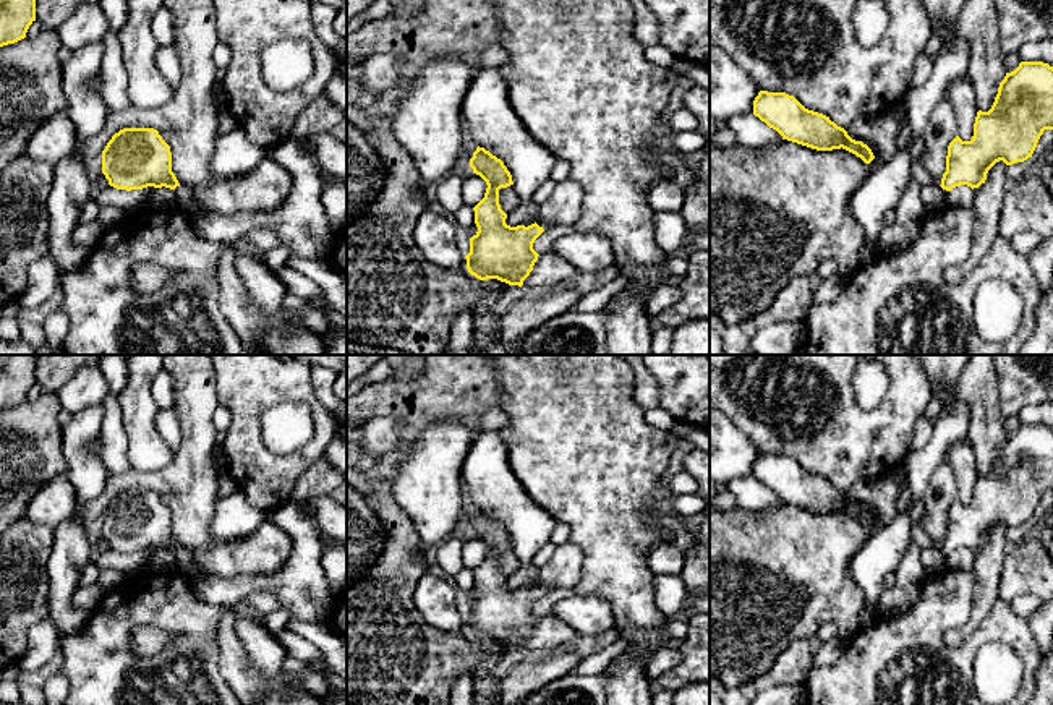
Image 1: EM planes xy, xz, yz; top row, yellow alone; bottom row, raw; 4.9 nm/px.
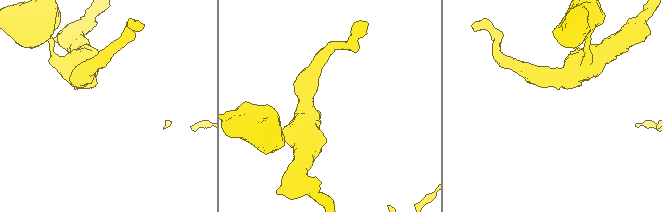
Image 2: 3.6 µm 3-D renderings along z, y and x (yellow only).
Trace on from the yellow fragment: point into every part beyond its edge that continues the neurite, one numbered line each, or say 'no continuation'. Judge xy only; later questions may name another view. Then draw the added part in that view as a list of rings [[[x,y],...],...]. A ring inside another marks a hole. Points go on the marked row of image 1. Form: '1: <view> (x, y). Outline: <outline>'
1: xy (183, 195). Outline: [[[180,185],[175,190],[177,199],[178,199],[178,207],[188,214],[193,220],[198,219],[199,216],[206,214],[207,211],[198,206],[191,196],[190,188]]]

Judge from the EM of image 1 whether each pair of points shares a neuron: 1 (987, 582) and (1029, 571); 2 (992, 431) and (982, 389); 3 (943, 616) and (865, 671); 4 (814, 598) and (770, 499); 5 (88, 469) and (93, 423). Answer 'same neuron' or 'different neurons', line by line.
1: different neurons
2: same neuron
3: same neuron
4: different neurons
5: same neuron

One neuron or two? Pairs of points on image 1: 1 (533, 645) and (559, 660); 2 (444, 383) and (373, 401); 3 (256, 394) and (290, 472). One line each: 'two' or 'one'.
1: two
2: one
3: one

